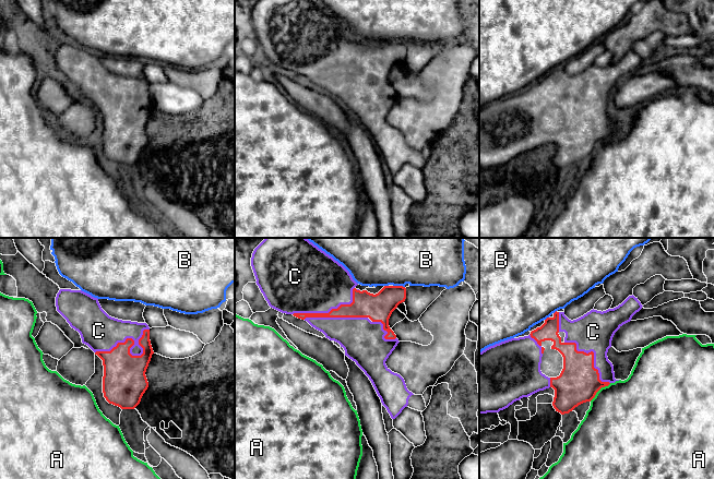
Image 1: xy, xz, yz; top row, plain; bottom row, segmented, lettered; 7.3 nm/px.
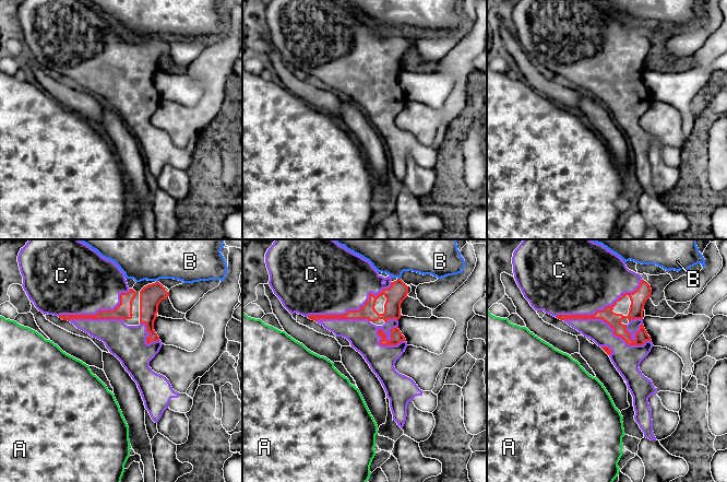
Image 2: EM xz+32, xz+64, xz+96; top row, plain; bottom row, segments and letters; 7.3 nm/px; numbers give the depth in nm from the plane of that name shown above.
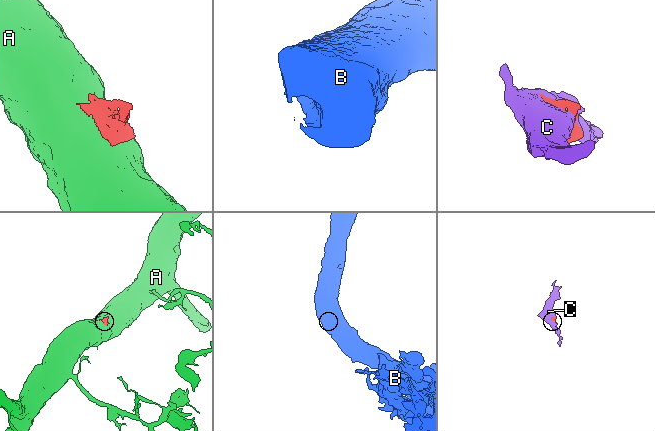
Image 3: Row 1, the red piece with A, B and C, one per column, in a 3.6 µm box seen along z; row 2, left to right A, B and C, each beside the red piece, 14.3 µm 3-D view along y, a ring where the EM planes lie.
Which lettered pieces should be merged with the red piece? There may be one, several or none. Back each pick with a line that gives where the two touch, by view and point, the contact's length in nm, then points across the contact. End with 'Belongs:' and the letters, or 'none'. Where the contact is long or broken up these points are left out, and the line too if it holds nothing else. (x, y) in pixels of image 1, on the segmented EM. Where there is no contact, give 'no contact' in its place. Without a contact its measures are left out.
C: xy (130, 347) | 440 nm
Belongs: C

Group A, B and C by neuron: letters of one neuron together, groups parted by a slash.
A / B / C

